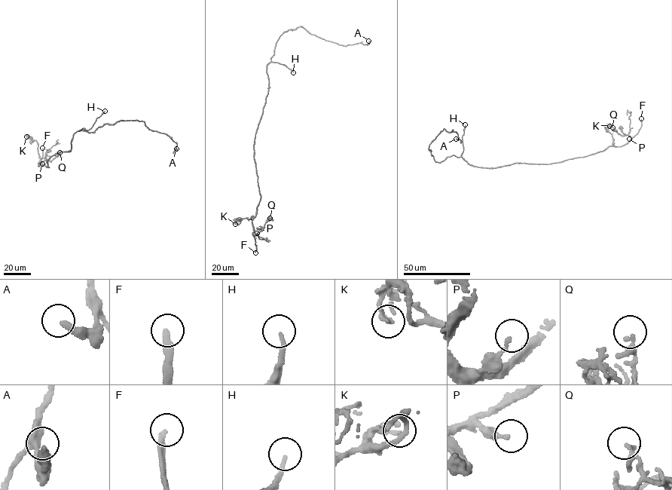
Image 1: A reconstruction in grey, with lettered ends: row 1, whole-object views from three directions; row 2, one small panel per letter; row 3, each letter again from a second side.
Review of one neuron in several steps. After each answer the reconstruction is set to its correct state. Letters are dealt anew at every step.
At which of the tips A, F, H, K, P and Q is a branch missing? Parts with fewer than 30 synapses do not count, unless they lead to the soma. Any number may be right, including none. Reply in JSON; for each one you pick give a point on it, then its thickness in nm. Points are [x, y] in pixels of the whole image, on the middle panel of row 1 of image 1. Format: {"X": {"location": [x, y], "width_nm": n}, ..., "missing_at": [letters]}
{"F": {"location": [255, 252], "width_nm": 240}, "H": {"location": [293, 72], "width_nm": 160}, "missing_at": ["F", "H"]}

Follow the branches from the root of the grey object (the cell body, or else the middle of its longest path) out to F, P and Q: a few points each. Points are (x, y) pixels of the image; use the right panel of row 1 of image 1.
F: (497, 167), (517, 163), (550, 164), (585, 157), (610, 146), (621, 146), (638, 132), (641, 118)
P: (497, 167), (517, 163), (560, 162), (595, 154), (610, 146), (621, 146), (629, 139)
Q: (497, 167), (517, 163), (560, 162), (595, 154), (610, 146), (621, 146), (630, 139), (612, 127)

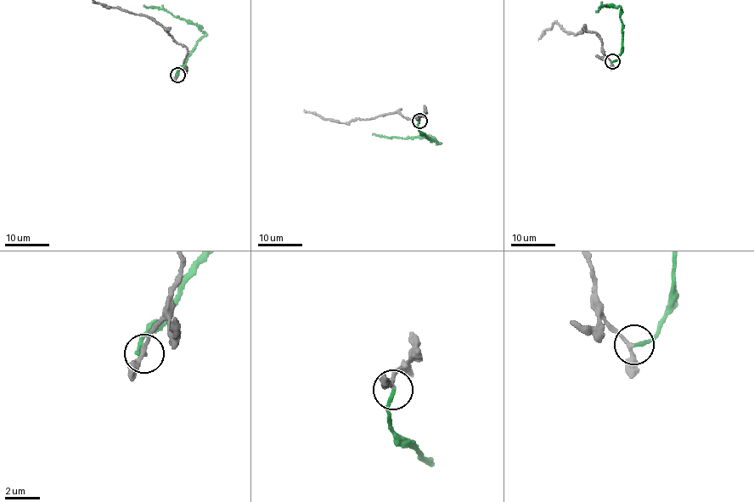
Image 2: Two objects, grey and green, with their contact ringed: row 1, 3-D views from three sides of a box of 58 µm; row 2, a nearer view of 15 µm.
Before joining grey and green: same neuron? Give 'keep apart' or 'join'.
join

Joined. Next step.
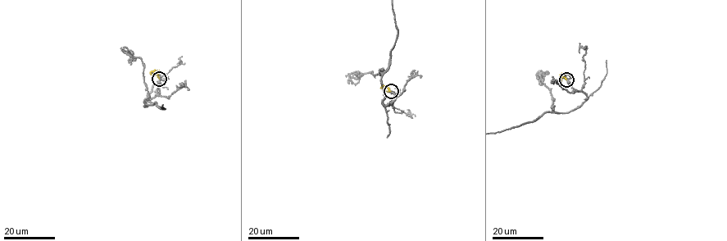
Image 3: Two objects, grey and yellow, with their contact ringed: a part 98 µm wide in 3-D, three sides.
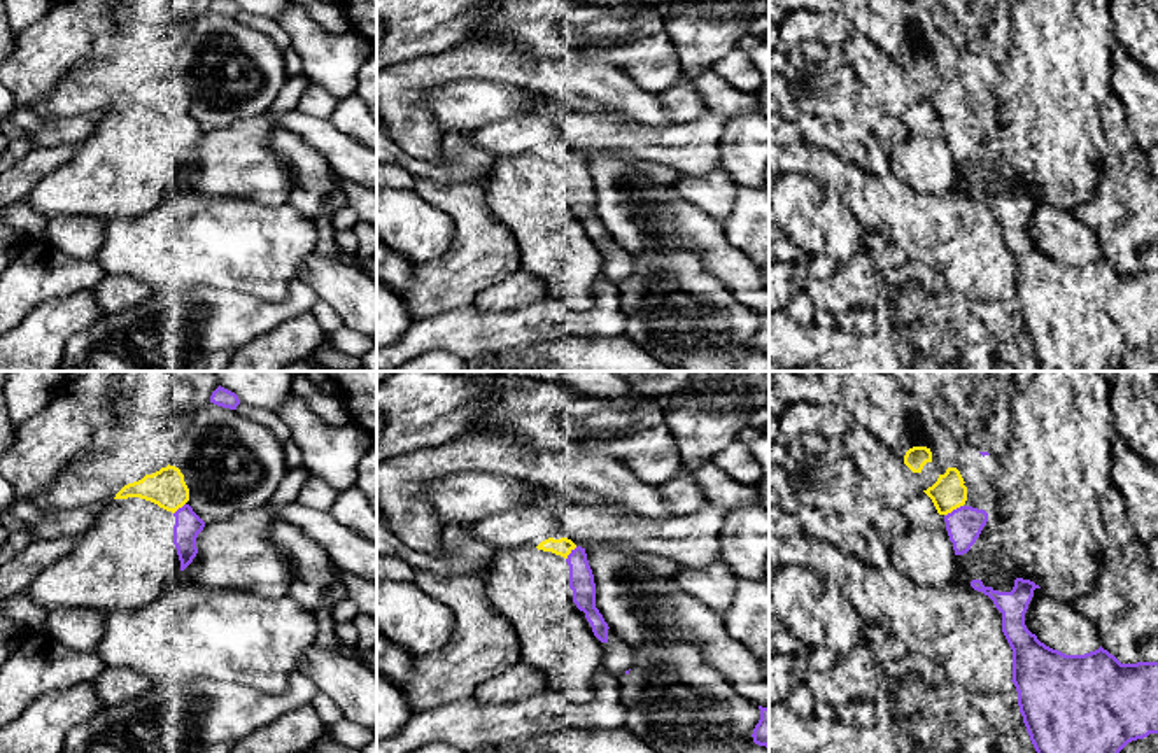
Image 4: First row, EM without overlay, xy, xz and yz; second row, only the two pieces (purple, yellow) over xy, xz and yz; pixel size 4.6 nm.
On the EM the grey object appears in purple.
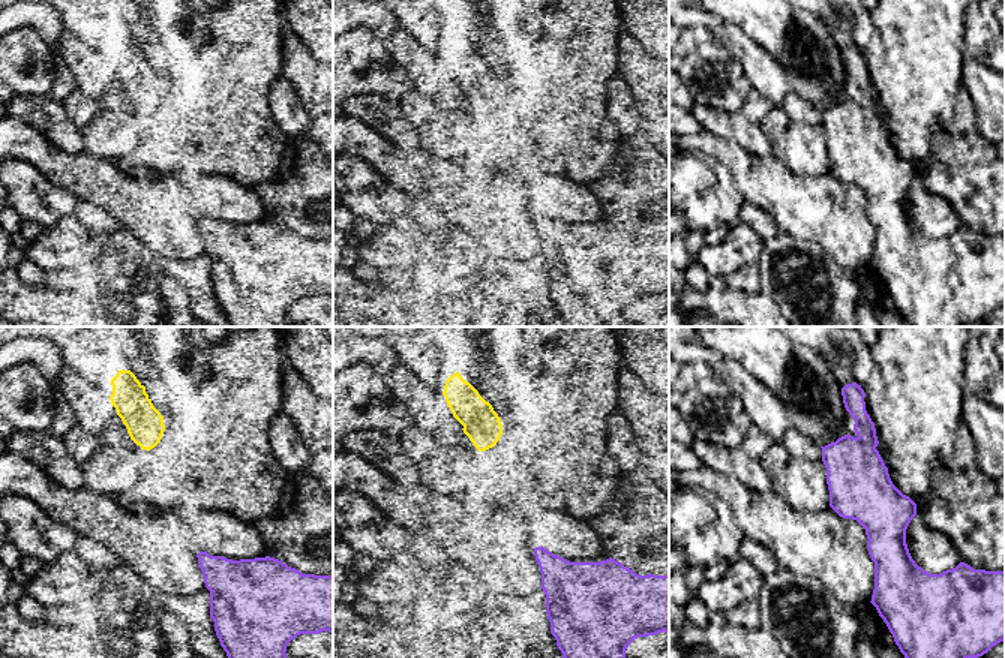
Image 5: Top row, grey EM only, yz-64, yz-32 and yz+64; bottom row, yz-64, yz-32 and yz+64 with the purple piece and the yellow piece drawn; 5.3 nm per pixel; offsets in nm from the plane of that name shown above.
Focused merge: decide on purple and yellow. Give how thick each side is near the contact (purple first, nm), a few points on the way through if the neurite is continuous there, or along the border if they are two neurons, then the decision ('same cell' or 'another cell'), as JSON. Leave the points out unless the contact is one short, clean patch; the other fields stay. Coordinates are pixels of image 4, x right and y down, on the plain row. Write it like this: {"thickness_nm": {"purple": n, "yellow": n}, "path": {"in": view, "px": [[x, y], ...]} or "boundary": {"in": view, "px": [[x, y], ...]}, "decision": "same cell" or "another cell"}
{"thickness_nm": {"purple": 160, "yellow": 160}, "decision": "same cell"}

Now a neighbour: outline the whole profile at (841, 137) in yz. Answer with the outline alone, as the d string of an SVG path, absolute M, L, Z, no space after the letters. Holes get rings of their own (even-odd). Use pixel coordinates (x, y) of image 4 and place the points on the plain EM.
M801 114L795 126L806 140L846 158L850 163L862 165L879 175L890 173L885 149L881 147L878 135L858 131L850 119L823 121Z

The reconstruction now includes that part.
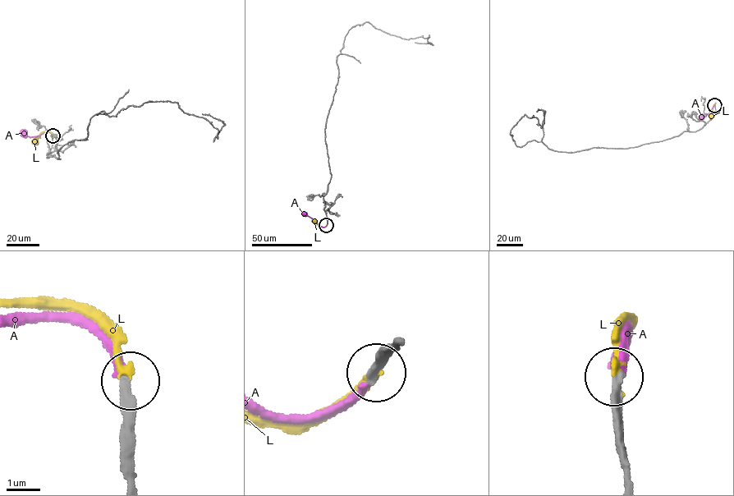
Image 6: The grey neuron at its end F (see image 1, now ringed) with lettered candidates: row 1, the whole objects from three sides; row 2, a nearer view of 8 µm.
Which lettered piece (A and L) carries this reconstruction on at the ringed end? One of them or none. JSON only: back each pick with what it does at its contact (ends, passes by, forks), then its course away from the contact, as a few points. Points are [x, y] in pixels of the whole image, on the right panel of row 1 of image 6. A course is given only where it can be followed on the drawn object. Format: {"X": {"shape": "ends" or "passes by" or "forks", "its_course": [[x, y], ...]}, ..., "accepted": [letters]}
{"L": {"shape": "ends", "its_course": [[715, 106], [715, 103], [711, 116]]}, "accepted": ["L"]}

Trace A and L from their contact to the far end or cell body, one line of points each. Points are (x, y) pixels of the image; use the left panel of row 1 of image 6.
A: (52, 135), (49, 132), (33, 136), (23, 134)
L: (52, 136), (50, 131), (43, 131), (36, 140)

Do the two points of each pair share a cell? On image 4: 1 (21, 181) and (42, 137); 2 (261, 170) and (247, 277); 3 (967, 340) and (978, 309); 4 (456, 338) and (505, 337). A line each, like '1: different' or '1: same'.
1: different
2: different
3: different
4: same

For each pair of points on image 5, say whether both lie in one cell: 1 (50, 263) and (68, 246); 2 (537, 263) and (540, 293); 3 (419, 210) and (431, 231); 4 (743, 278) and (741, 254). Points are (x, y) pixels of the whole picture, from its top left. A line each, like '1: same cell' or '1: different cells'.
1: same cell
2: same cell
3: same cell
4: different cells

